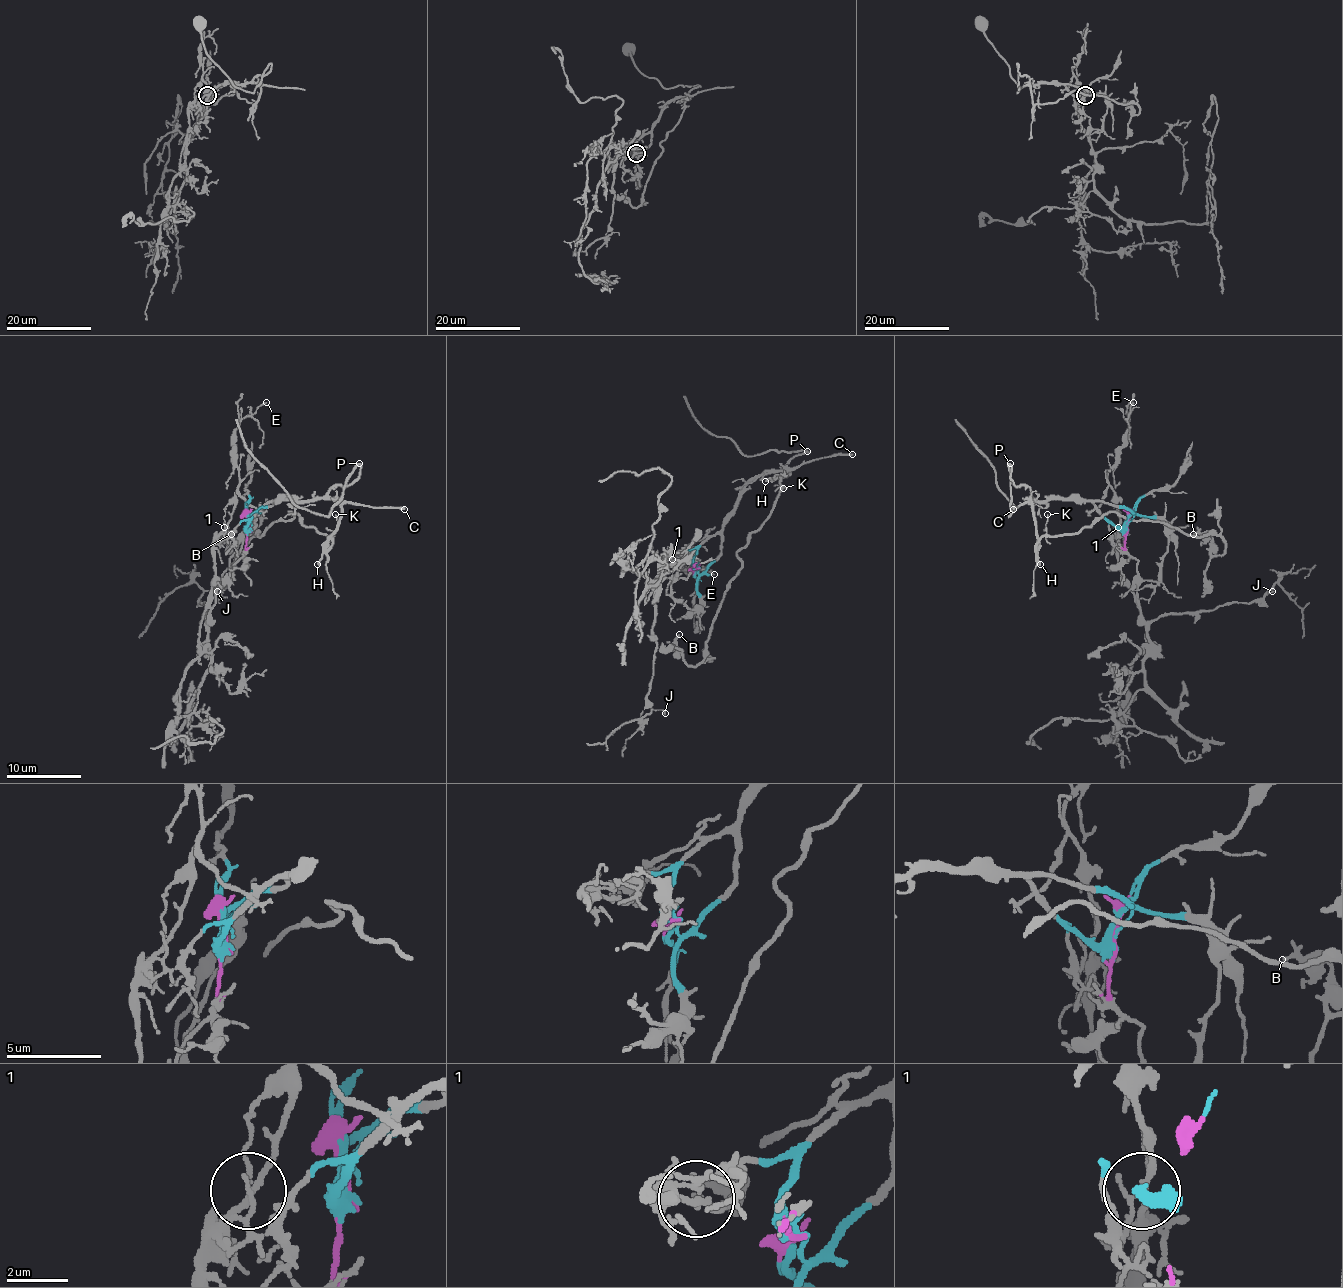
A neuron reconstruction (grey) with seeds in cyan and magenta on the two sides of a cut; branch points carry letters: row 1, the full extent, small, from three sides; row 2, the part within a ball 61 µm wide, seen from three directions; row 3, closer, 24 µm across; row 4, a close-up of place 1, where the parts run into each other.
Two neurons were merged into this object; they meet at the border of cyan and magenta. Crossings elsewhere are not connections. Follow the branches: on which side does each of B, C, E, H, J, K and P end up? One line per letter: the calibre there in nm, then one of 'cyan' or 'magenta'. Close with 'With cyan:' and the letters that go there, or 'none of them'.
B: 120 nm | cyan
C: 200 nm | cyan
E: 140 nm | magenta
H: 200 nm | cyan
J: 110 nm | magenta
K: 120 nm | cyan
P: 190 nm | cyan
With cyan: B, C, H, K, P

